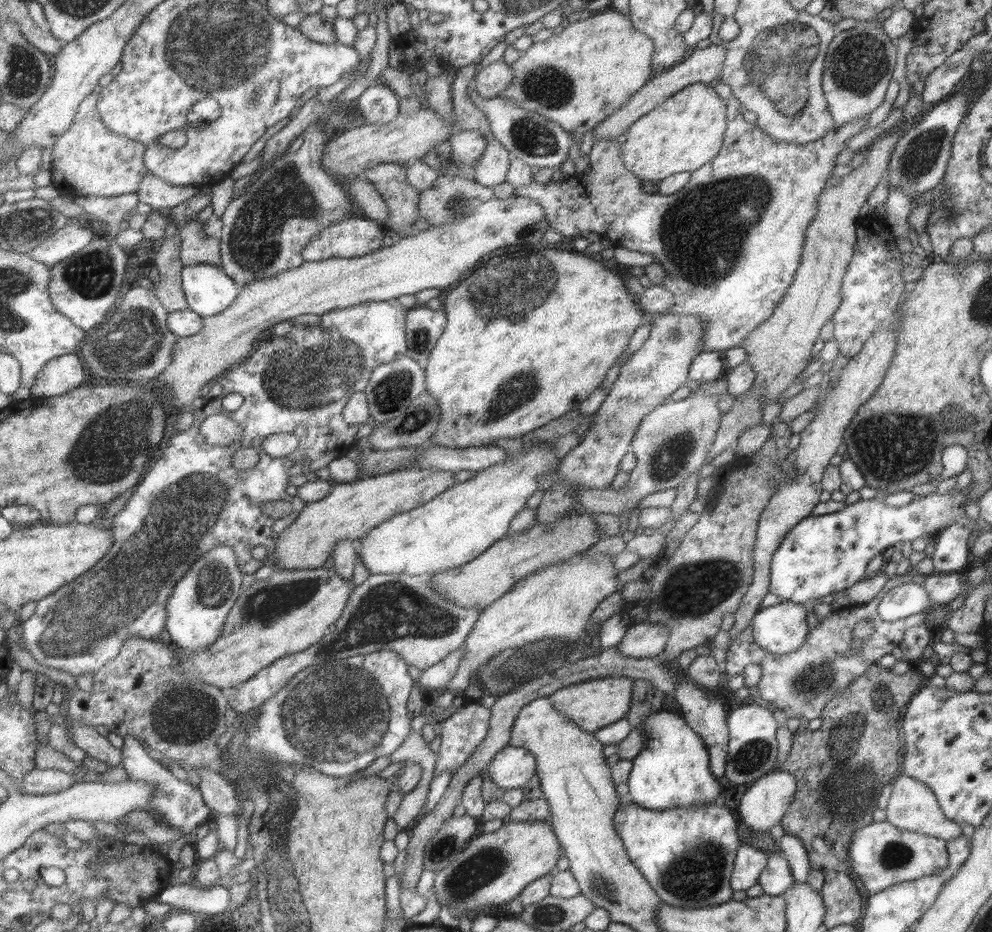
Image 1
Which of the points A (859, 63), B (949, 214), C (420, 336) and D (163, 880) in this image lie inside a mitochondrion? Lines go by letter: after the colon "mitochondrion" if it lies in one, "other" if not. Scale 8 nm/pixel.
A: mitochondrion
B: mitochondrion
C: mitochondrion
D: other

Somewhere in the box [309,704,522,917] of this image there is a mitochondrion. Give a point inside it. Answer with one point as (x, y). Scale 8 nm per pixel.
(488, 863)

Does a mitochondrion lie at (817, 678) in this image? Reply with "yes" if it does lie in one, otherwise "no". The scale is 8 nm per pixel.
yes

